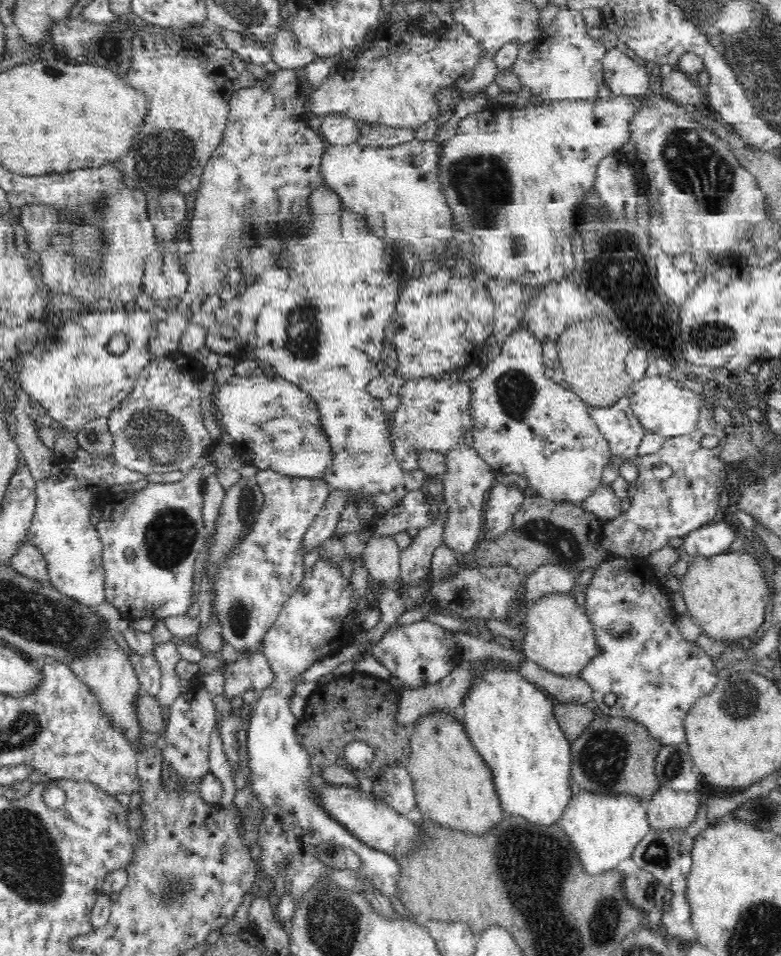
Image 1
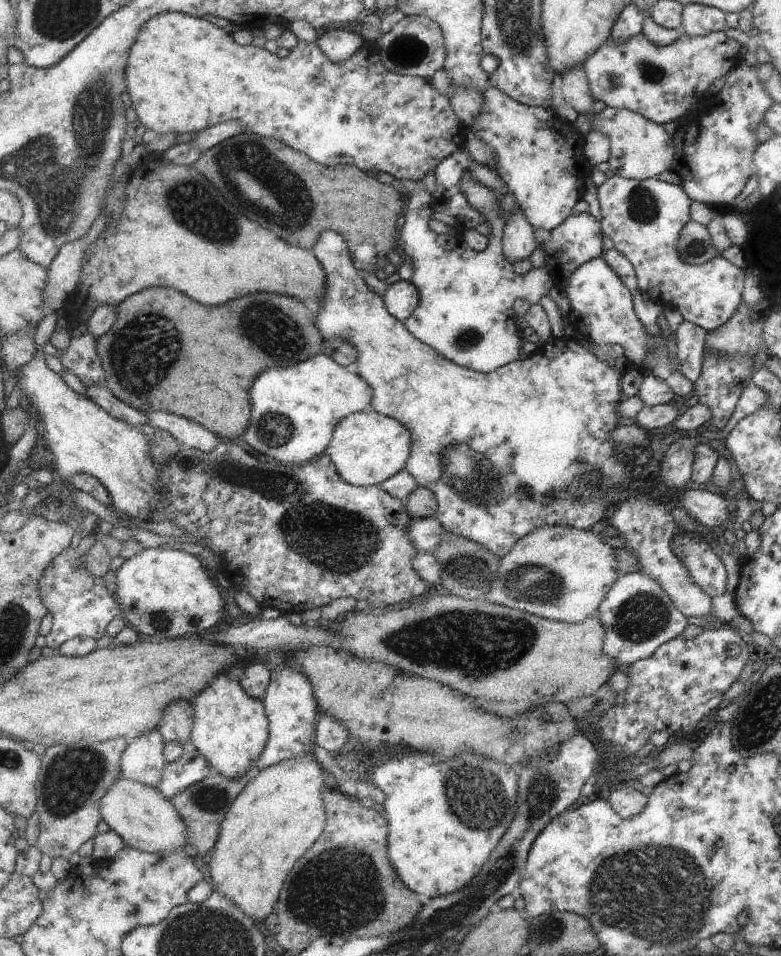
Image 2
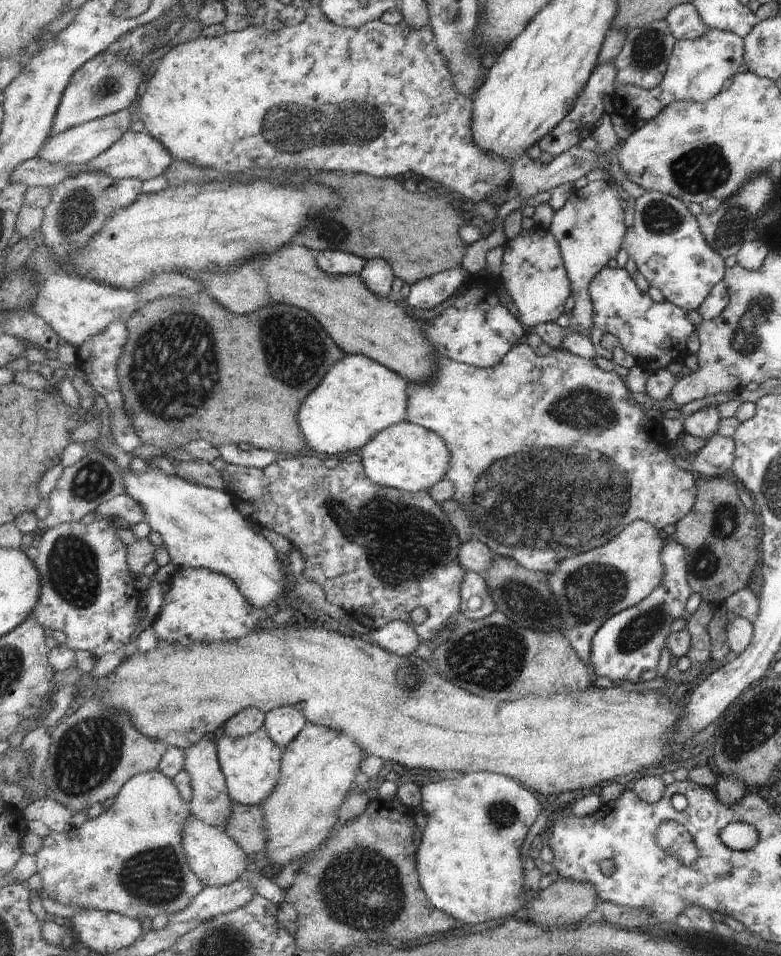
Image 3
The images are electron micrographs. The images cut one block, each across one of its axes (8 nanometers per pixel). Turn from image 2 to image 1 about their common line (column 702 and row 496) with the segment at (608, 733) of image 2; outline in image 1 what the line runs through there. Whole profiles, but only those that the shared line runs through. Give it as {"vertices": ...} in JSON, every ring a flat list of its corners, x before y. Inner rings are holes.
{"vertices":[[712,419,712,422,697,422,694,432,684,436,667,437,662,448,654,454,647,454,640,458,638,480,636,493,627,500,622,516,616,517,609,523,606,522,601,536,601,546,608,554,617,557,636,557,644,561,652,552,667,546,672,540,688,535,690,532,703,528,704,525,710,525,716,517,719,510,720,490,726,486,736,486,740,484,740,476,744,474,737,466,726,465,720,459,720,452,726,444,726,435,724,429],[706,436,716,436,718,444,714,448,702,447,702,439],[668,464,672,468,672,475,666,480,656,478,654,468]]}

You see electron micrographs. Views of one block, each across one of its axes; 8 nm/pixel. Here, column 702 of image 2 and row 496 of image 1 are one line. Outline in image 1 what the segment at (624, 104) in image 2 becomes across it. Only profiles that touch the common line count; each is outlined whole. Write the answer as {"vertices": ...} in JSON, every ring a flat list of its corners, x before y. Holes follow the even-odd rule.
{"vertices":[[78,449,75,456,66,462,58,462,53,466,52,476,58,478,58,484,42,484,38,481,35,488,35,514,27,534,29,541,40,550,47,563,47,574,52,586,61,594,83,605,97,607,106,601,106,573,103,567,103,545,101,544,96,526,90,524,90,512,98,493,105,488,112,488,118,484,132,484,146,476,139,472,123,467,115,461,114,455,94,455,84,449]]}

